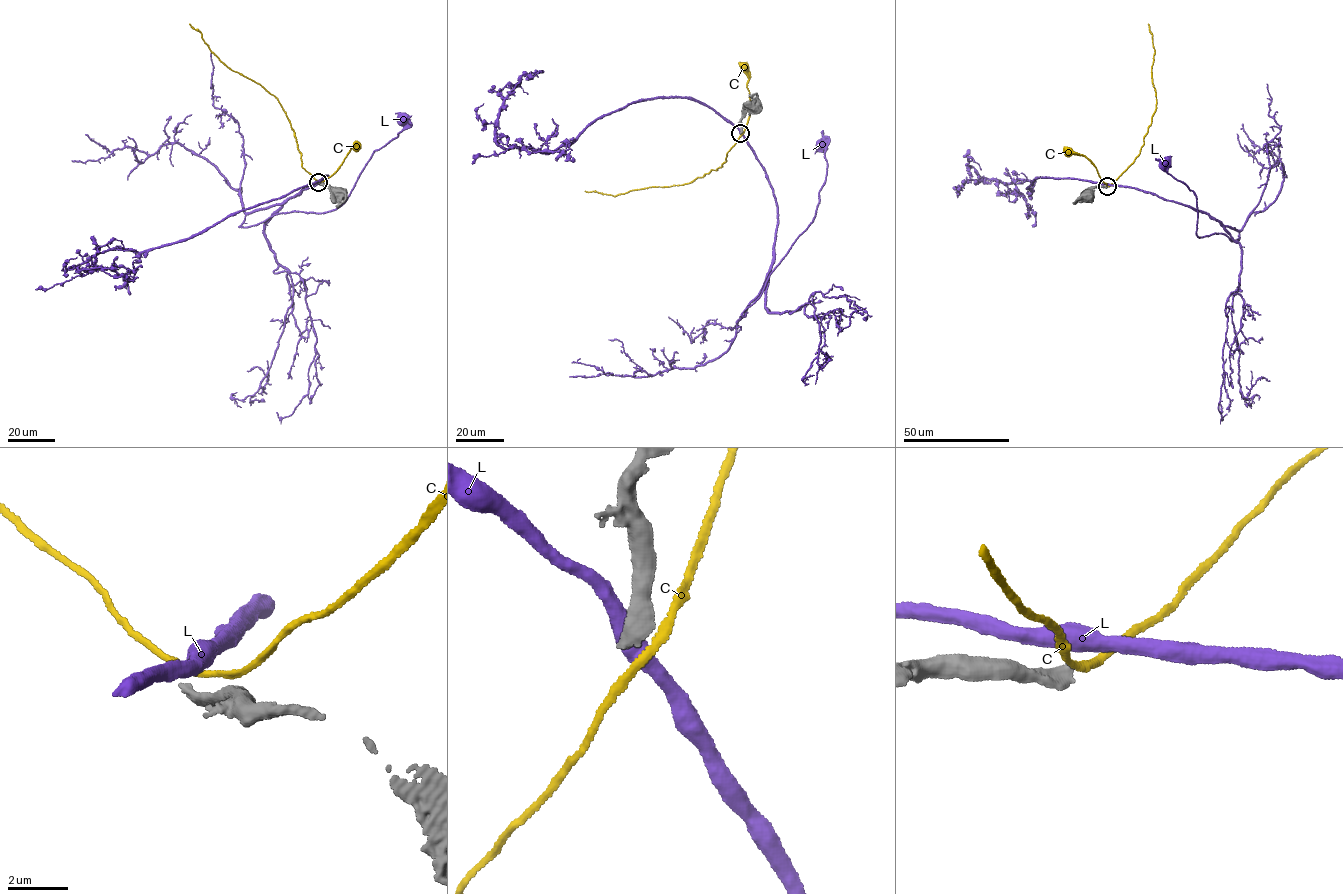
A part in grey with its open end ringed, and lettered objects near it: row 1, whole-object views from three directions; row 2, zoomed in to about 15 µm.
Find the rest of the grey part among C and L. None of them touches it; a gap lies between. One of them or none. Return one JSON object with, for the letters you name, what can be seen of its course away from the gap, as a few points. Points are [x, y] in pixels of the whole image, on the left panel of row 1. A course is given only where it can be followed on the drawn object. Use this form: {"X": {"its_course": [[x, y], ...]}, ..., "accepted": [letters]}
{"accepted": []}

